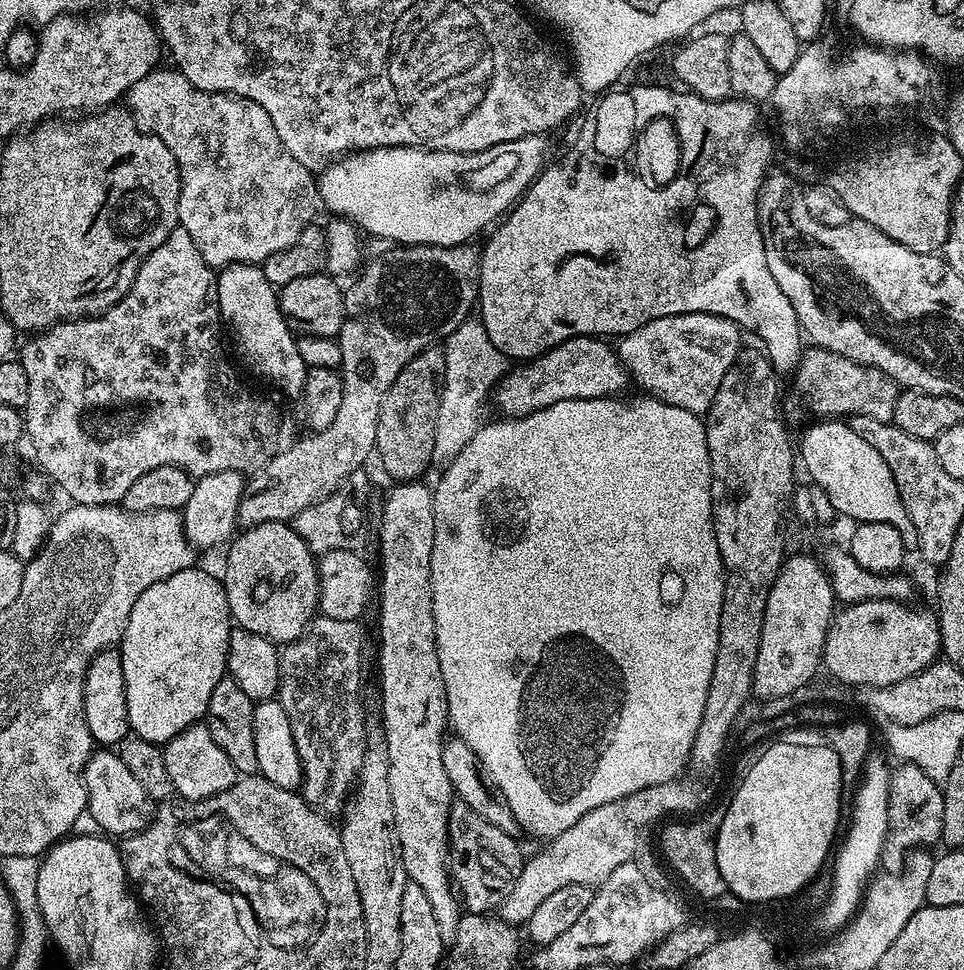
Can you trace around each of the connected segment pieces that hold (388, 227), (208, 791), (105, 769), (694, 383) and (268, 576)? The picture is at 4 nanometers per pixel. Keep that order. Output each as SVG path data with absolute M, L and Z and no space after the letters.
M543 135L523 136L514 142L498 142L498 146L490 146L481 152L435 152L433 148L365 148L359 152L350 152L339 158L333 159L327 168L323 169L318 176L318 187L320 190L320 203L326 209L329 208L336 218L352 221L361 233L369 232L380 240L392 240L393 245L403 246L405 244L429 244L430 246L458 246L475 241L476 235L484 227L495 225L515 205L516 201L523 196L524 191L536 180L537 176L544 171L546 159L544 160Z
M197 722L182 730L174 739L163 745L166 774L170 774L173 793L186 800L205 800L230 790L238 779L234 762L230 762L226 750L214 742L207 723Z
M112 750L93 751L84 767L84 785L88 791L86 811L98 822L101 833L112 838L132 836L142 831L154 817L154 802L130 774L126 762Z
M687 312L681 316L651 320L646 322L646 326L619 337L618 355L624 364L624 371L648 391L645 393L649 397L663 400L665 404L678 406L682 410L704 414L714 402L714 394L718 394L718 386L722 386L726 370L730 370L730 366L736 361L736 355L742 350L740 335L742 329L733 320L711 316L705 312Z
M279 520L244 528L227 545L222 583L237 628L245 628L277 646L287 646L308 629L320 606L320 574L317 557L308 549L291 523Z

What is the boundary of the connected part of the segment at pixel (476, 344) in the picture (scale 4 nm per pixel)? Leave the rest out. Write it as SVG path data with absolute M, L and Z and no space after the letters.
M478 320L464 321L448 337L445 337L442 351L444 366L438 417L435 418L434 450L431 451L430 466L433 471L443 474L457 460L458 454L480 430L478 418L482 406L493 388L507 373L508 358L490 342L484 324Z

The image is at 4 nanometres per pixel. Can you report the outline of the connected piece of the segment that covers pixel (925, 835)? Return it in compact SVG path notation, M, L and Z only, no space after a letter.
M901 763L891 773L889 782L888 833L881 846L879 867L889 876L897 876L904 868L908 853L923 849L940 840L944 821L944 793L924 771L913 764Z

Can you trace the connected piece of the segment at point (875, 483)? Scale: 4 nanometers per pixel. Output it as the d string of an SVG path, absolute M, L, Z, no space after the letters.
M824 418L812 423L805 430L801 442L798 442L798 456L802 458L811 483L823 490L837 515L846 516L852 522L886 522L887 525L900 528L908 515L897 482L890 466L883 461L882 454L854 431L847 421Z

